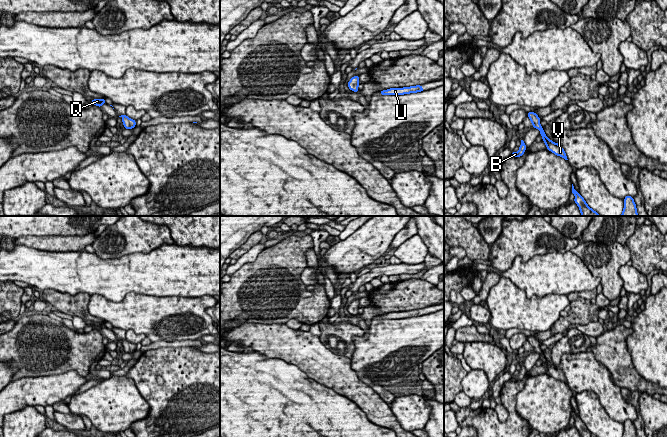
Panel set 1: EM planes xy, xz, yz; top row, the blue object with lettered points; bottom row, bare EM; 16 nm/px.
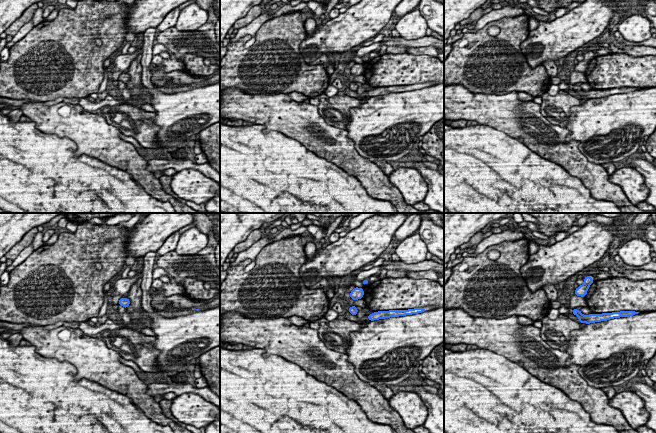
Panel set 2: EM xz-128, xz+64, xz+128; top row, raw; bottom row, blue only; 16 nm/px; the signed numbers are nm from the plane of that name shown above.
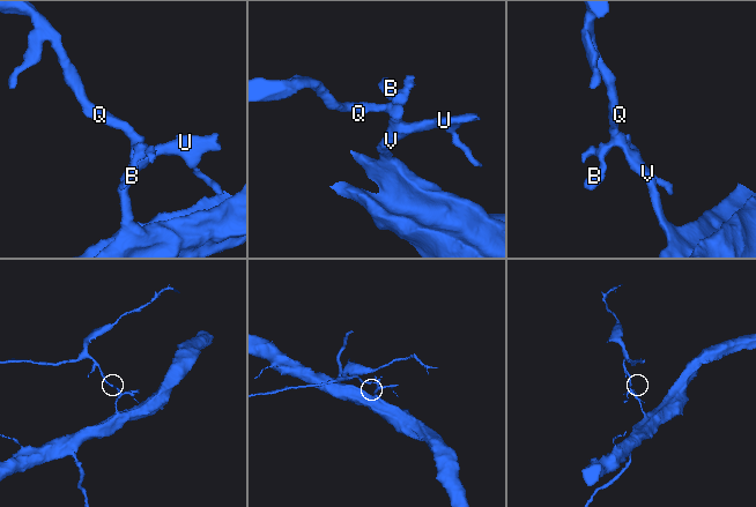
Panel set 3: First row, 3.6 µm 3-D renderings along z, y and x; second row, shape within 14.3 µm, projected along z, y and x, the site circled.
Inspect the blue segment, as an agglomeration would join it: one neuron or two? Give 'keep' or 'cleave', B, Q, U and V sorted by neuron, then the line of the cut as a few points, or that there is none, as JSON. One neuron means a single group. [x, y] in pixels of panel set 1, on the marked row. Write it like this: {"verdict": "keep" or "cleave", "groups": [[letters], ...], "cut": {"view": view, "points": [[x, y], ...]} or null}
{"verdict": "keep", "groups": [["B", "Q", "U", "V"]], "cut": null}

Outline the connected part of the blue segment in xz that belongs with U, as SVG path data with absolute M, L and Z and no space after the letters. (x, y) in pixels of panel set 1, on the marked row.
M416 85L411 87L403 87L403 88L390 88L387 90L379 91L381 95L404 95L410 93L417 93L425 91L422 88L422 85Z

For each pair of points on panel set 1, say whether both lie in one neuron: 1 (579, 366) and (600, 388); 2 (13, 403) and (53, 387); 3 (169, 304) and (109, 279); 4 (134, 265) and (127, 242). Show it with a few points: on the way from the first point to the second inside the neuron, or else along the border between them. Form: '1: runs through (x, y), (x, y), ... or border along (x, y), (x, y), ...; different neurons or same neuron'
1: runs through (584, 371), (596, 383); same neuron
2: runs through (23, 393), (26, 391), (43, 390); same neuron
3: border along (169, 296), (149, 296), (129, 292), (123, 299); different neurons
4: border along (154, 248), (145, 253), (129, 253), (108, 259); different neurons

